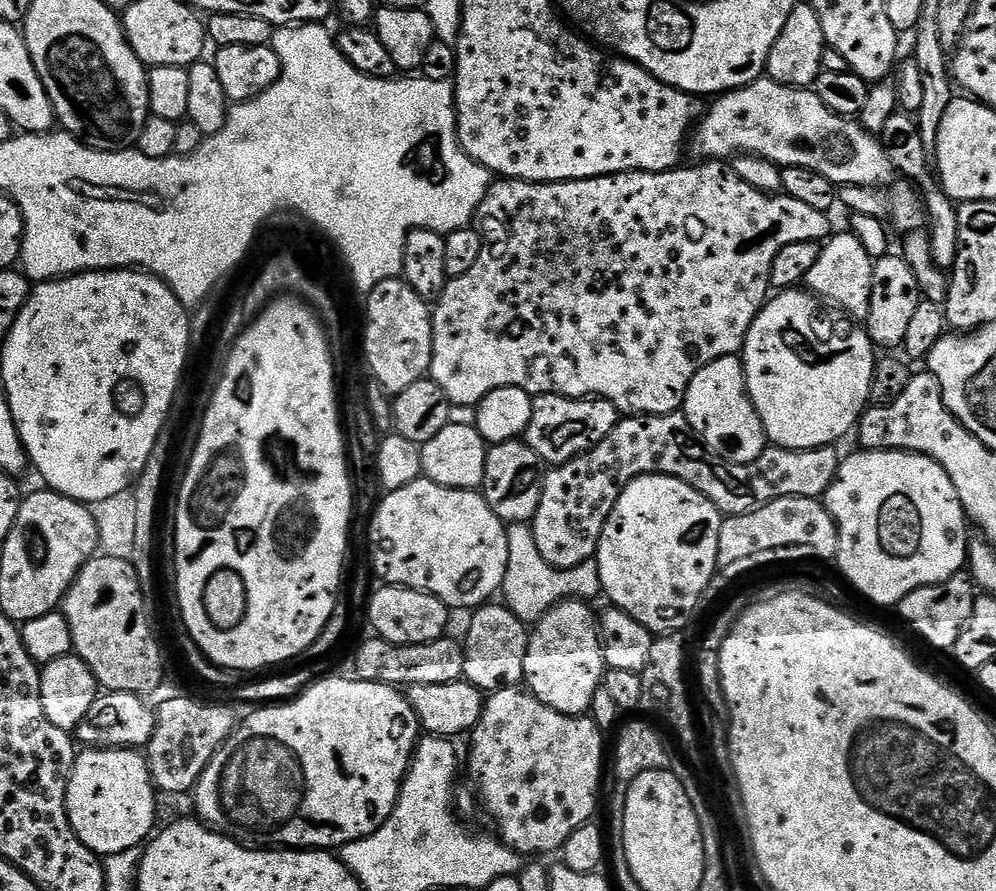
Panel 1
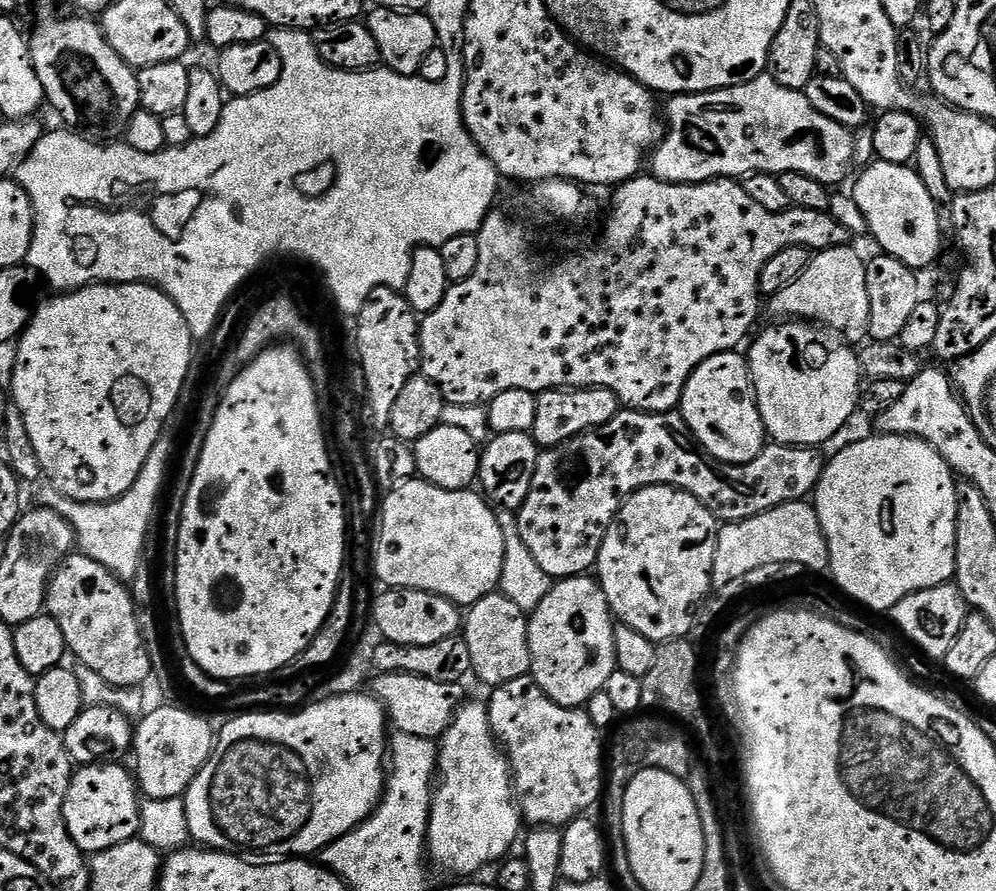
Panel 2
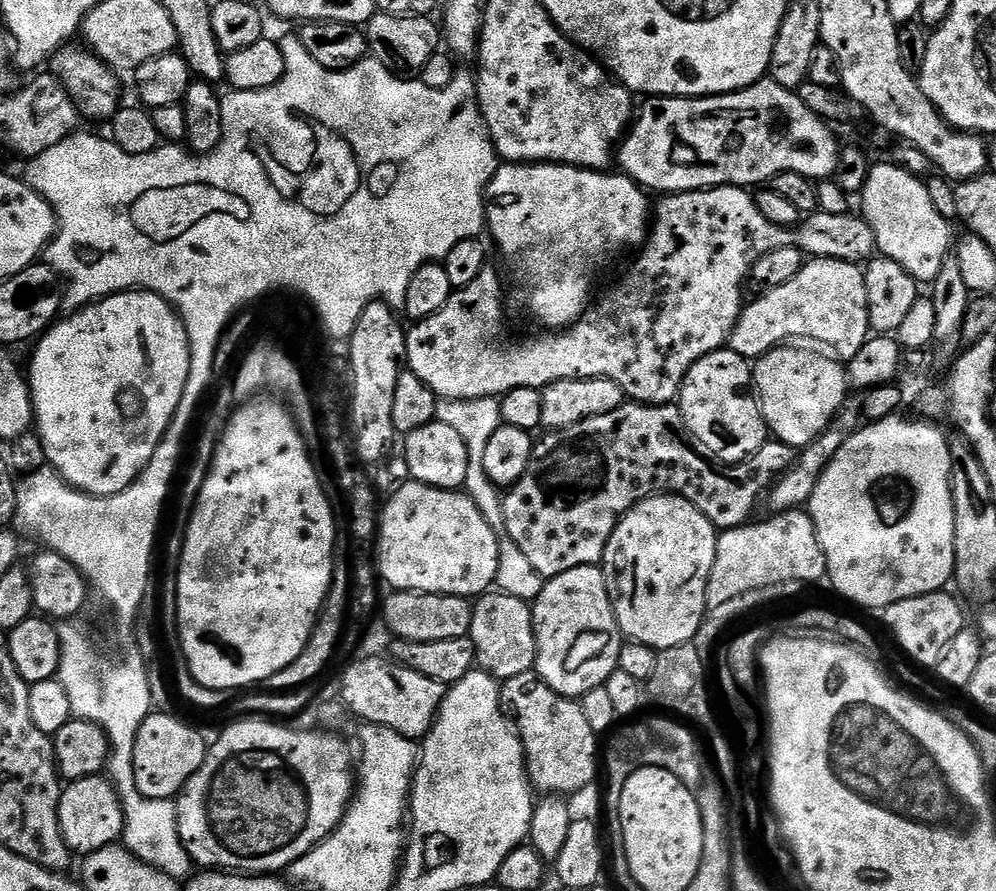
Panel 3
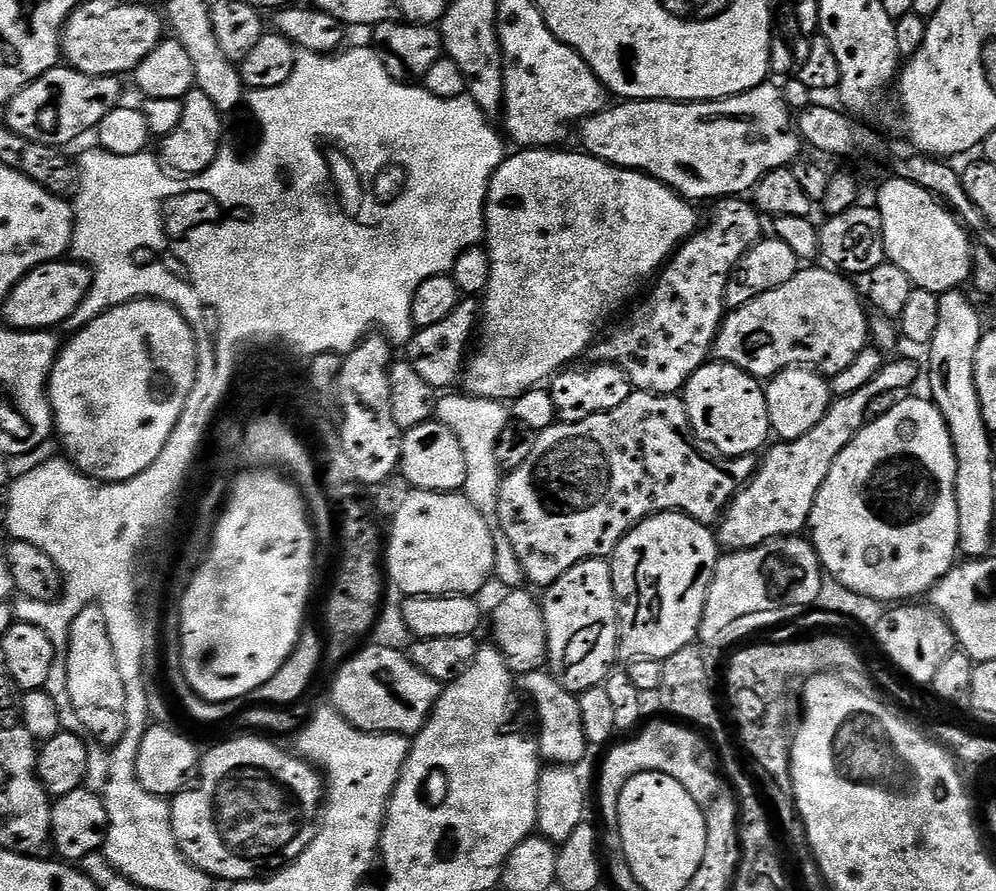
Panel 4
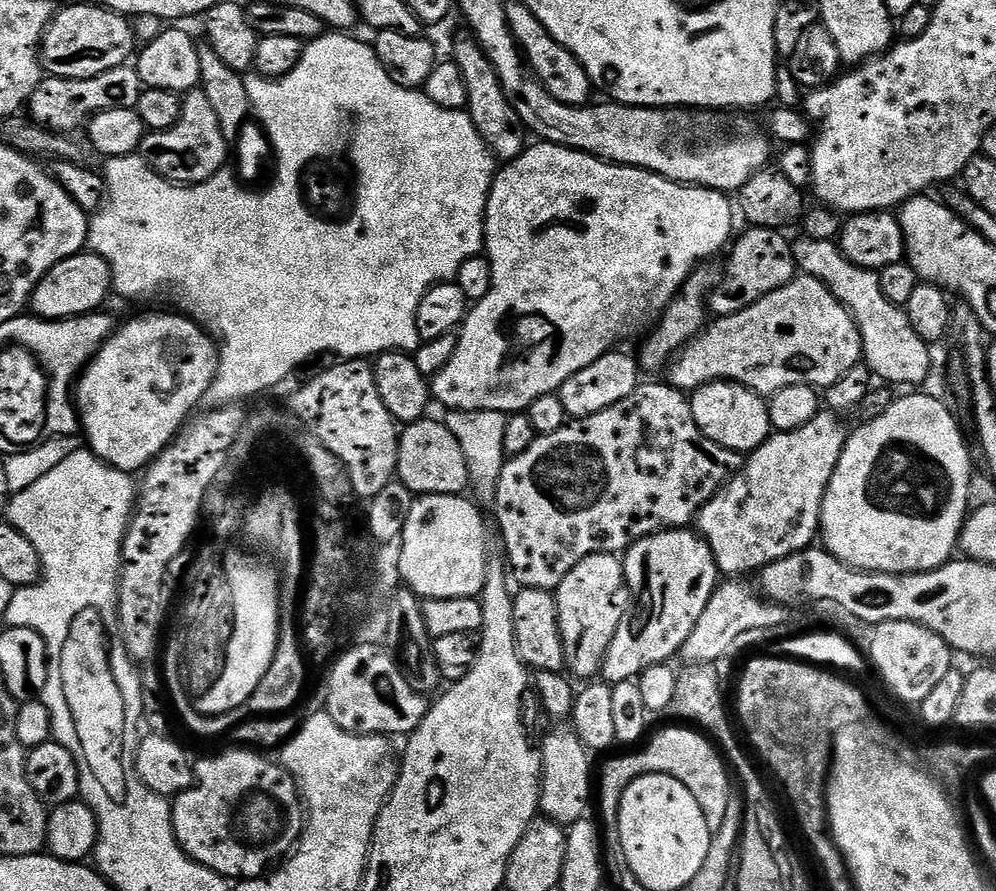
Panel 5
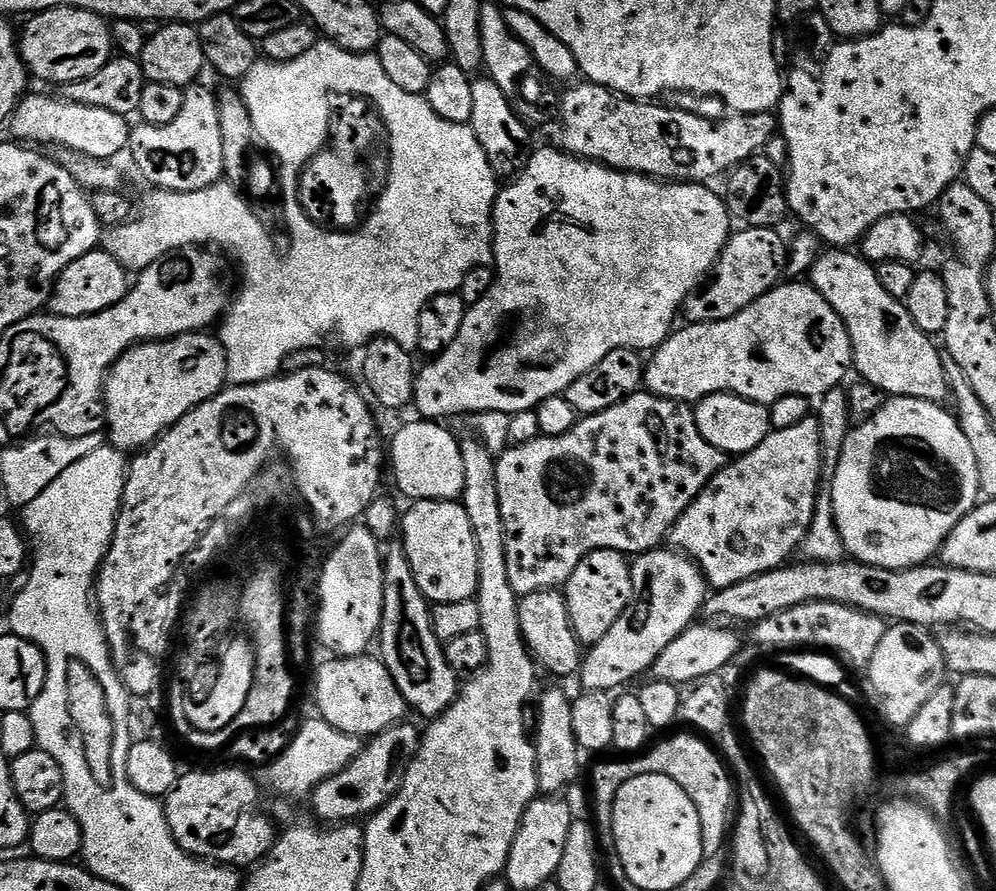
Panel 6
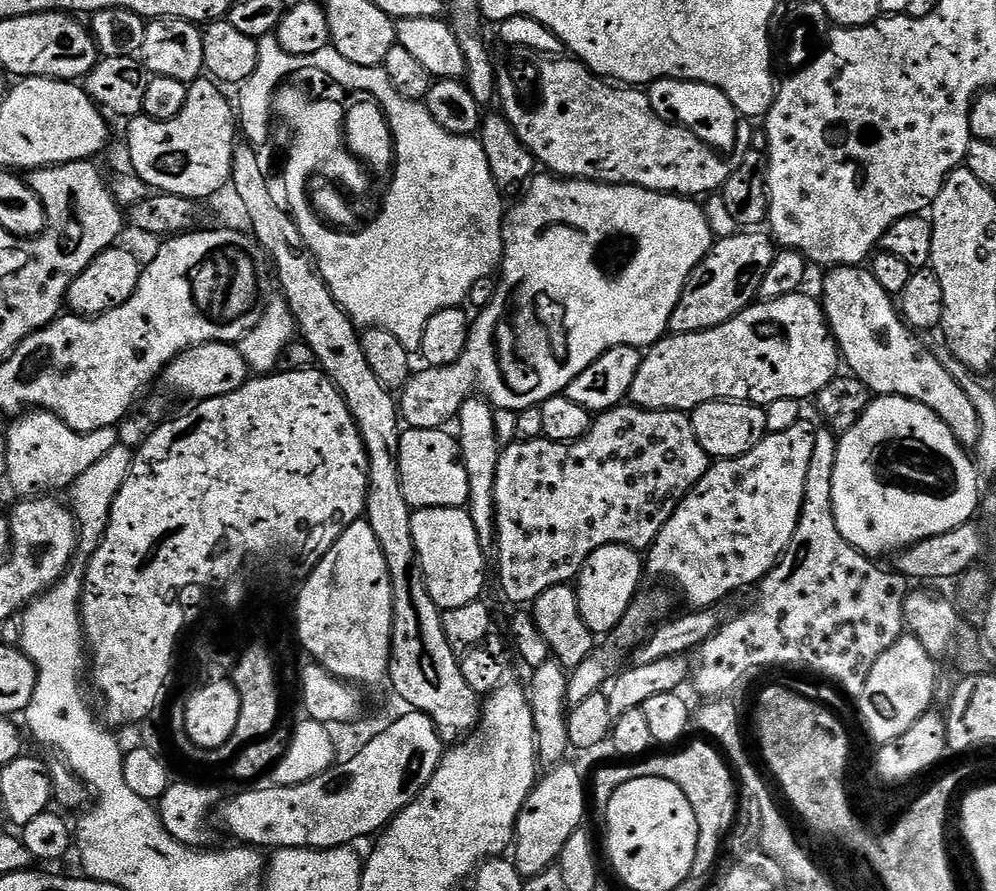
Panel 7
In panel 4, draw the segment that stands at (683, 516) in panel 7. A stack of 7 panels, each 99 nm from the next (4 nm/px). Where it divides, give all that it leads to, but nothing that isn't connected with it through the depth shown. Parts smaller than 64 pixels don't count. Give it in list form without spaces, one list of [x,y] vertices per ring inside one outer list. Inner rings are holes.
[[[889,359],[884,369],[870,378],[862,390],[835,397],[822,422],[818,422],[814,430],[802,434],[802,438],[776,442],[776,445],[773,443],[763,453],[764,460],[762,456],[756,473],[728,503],[727,510],[718,521],[718,544],[721,549],[740,552],[744,548],[762,546],[777,540],[779,536],[795,536],[808,528],[814,498],[818,498],[818,490],[822,490],[822,482],[826,482],[826,474],[830,474],[834,458],[838,458],[838,454],[842,454],[842,450],[854,442],[856,435],[868,423],[866,409],[870,402],[874,402],[878,394],[903,393],[904,388],[910,387],[919,376],[921,379],[922,369],[914,361],[893,359]]]

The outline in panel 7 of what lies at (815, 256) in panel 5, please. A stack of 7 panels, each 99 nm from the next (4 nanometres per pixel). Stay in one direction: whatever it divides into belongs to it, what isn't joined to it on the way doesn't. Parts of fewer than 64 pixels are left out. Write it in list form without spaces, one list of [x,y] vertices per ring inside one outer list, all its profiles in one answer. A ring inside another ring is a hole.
[[[864,266],[833,268],[825,276],[828,277],[824,280],[824,296],[822,295],[824,316],[836,338],[836,345],[840,347],[846,368],[848,364],[847,371],[859,378],[876,396],[901,396],[914,402],[922,402],[922,406],[934,410],[934,414],[938,414],[938,418],[942,418],[942,422],[950,426],[954,438],[965,450],[975,449],[979,440],[980,420],[970,395],[953,372],[936,357],[931,347],[920,352],[920,340],[916,337],[919,335],[908,327],[893,297],[889,296],[886,290],[882,290],[882,286],[878,286],[878,278],[874,278],[871,271]]]

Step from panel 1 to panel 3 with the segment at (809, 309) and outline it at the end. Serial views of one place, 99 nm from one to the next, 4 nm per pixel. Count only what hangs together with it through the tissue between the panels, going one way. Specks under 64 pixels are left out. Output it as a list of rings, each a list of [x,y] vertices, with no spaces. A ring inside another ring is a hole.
[[[807,347],[775,348],[755,361],[752,370],[754,391],[769,433],[797,450],[814,442],[832,425],[832,419],[839,414],[850,396],[845,365],[823,351],[807,352],[804,348]]]

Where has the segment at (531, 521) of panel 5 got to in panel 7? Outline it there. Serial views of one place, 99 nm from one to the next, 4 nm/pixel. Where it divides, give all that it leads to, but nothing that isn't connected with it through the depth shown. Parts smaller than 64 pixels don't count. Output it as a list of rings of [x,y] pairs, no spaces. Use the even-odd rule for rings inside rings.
[[[621,406],[611,408],[609,412],[601,412],[593,419],[592,428],[581,440],[571,440],[568,444],[557,444],[554,440],[541,438],[539,440],[521,440],[513,442],[501,451],[498,462],[498,474],[494,486],[494,498],[496,499],[496,568],[500,571],[500,588],[504,596],[516,606],[528,606],[542,594],[542,590],[550,590],[550,586],[567,584],[575,581],[580,575],[582,566],[594,550],[598,550],[607,544],[621,544],[627,548],[647,550],[658,538],[662,526],[670,522],[674,510],[694,490],[694,486],[706,475],[710,467],[710,458],[706,450],[698,442],[694,434],[692,417],[686,412],[659,412],[649,408],[637,408],[635,406]]]

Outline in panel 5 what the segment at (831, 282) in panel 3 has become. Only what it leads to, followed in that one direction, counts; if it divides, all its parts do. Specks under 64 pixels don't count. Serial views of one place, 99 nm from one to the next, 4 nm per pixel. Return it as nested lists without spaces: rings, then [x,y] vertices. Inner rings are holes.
[[[800,274],[746,310],[713,319],[699,336],[680,349],[667,369],[666,380],[685,394],[691,394],[714,380],[731,380],[733,384],[741,384],[751,392],[759,392],[761,396],[770,398],[778,390],[799,384],[809,384],[817,390],[829,388],[861,363],[863,351],[860,331],[852,313],[838,302],[838,298],[834,298],[825,284],[813,276]]]

